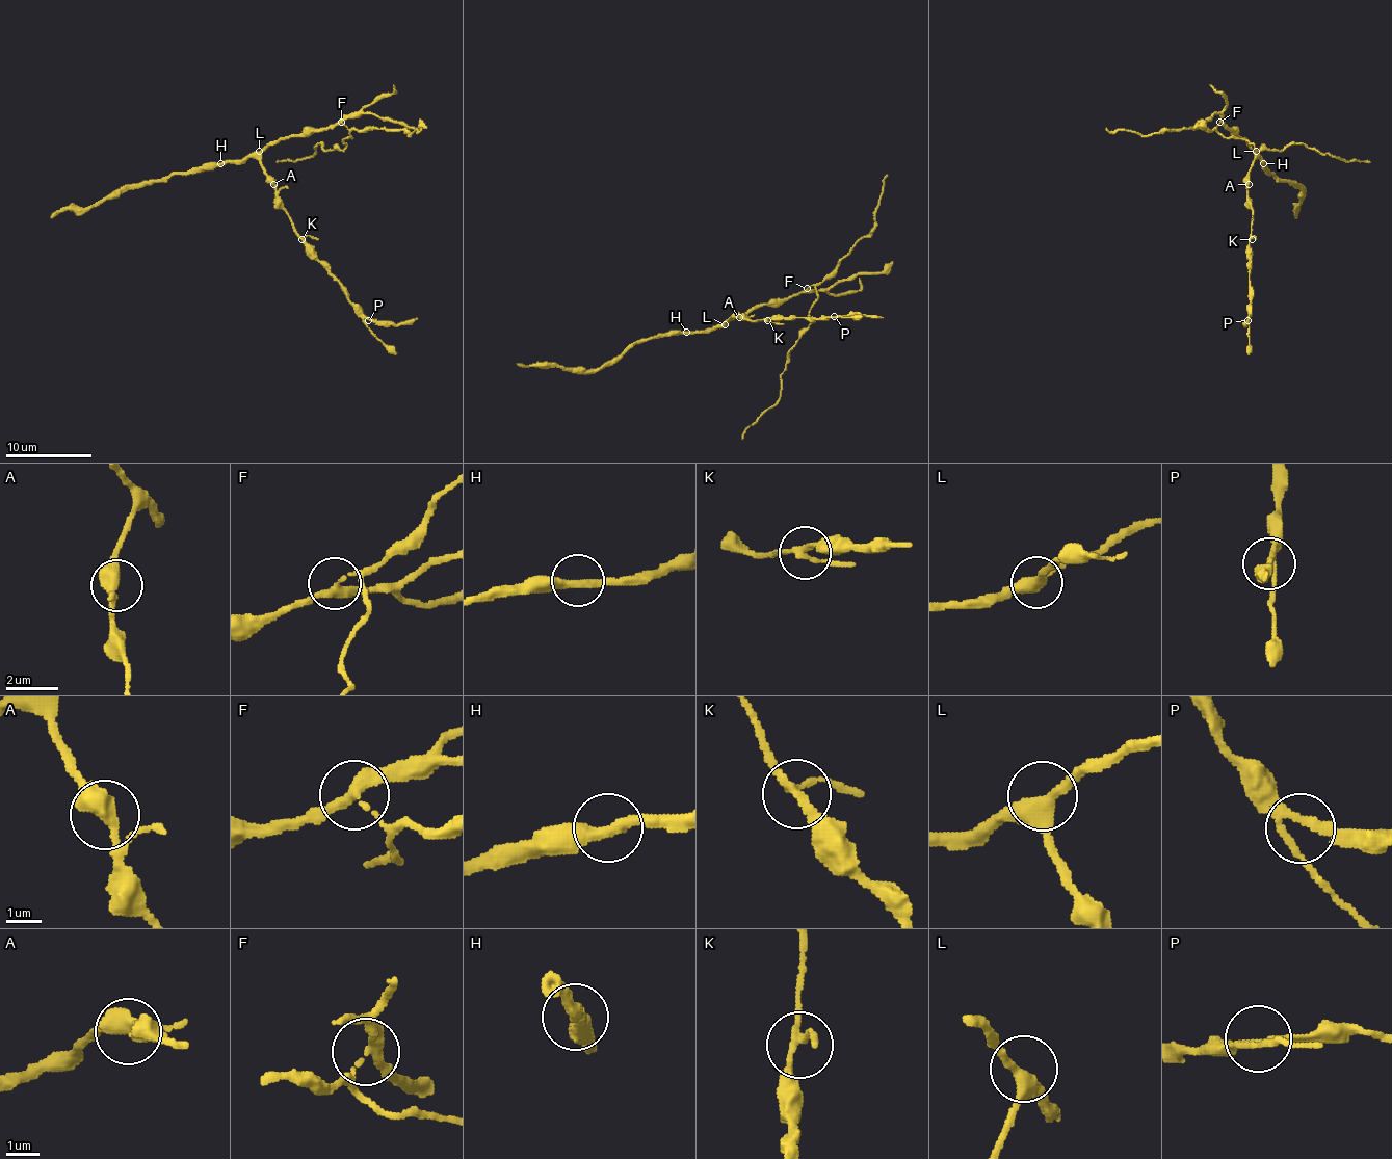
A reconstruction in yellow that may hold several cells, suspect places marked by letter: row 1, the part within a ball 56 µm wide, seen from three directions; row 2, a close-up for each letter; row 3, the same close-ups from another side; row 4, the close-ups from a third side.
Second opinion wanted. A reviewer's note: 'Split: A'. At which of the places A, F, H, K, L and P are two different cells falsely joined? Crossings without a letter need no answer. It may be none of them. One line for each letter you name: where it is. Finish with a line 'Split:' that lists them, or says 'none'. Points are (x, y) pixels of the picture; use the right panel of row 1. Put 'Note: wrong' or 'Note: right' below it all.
F: (1219, 122)
Split: F
Note: wrong

